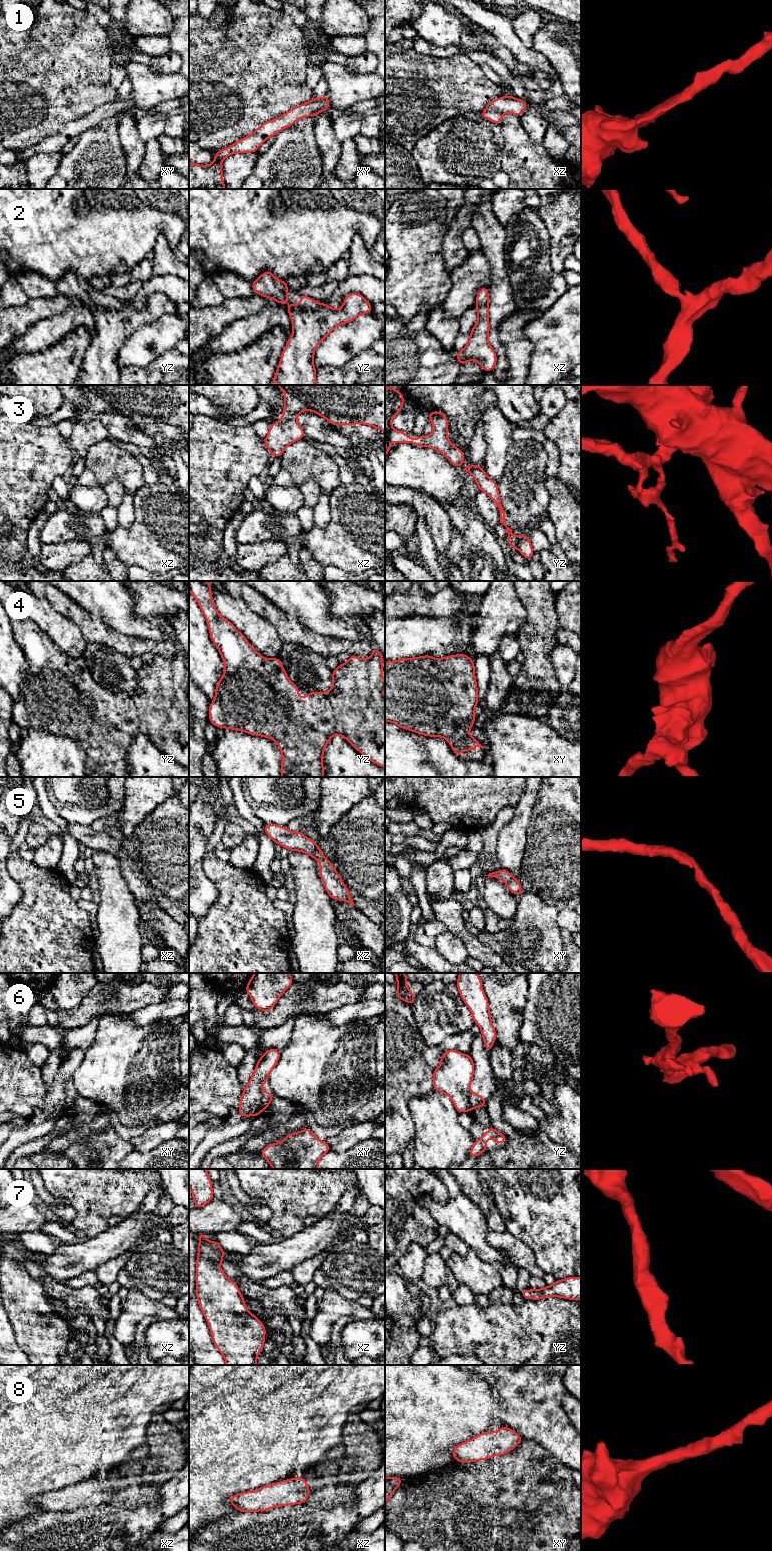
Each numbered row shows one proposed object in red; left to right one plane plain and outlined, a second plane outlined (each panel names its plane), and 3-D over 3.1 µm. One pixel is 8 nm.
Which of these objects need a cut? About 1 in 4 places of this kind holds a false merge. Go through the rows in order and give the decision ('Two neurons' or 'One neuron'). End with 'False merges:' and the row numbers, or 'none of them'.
1: One neuron
2: One neuron
3: One neuron
4: One neuron
5: One neuron
6: Two neurons
7: One neuron
8: One neuron
False merges: 6

